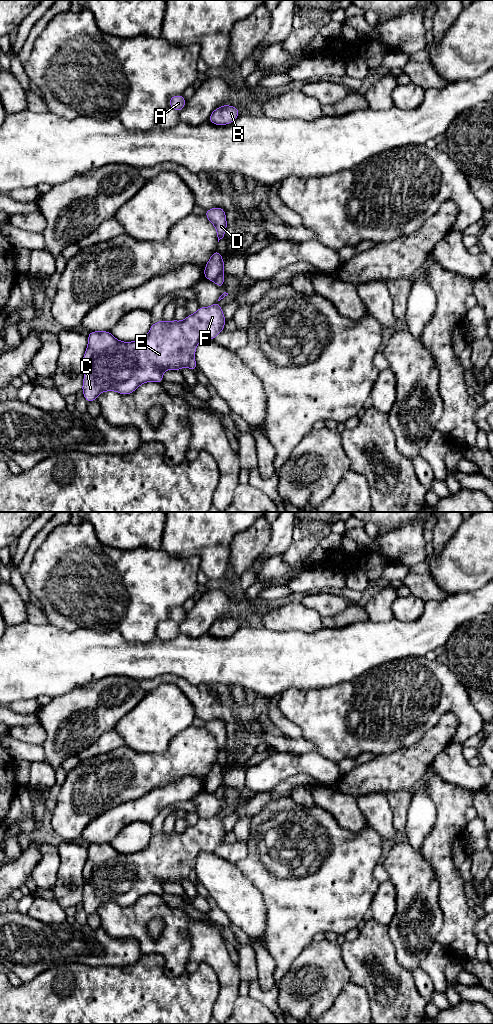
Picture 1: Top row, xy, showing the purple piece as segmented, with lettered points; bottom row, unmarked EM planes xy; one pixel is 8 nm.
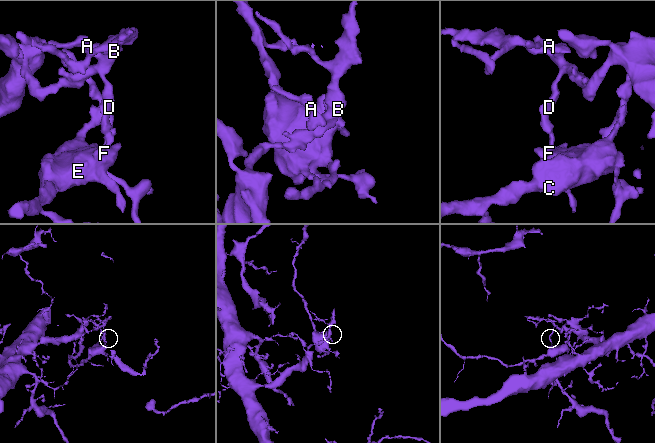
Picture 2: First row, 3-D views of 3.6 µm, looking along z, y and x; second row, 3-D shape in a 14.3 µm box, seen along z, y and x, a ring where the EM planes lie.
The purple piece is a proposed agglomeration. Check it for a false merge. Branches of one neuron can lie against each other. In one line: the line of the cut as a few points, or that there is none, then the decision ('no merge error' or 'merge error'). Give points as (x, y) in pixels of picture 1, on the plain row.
cut xy (222, 785), (214, 793); merge error

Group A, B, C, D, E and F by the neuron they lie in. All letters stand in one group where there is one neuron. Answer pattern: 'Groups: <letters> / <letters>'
Groups: A B D / C E F

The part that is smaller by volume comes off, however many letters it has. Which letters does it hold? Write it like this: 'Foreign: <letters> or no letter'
Foreign: C, E, F

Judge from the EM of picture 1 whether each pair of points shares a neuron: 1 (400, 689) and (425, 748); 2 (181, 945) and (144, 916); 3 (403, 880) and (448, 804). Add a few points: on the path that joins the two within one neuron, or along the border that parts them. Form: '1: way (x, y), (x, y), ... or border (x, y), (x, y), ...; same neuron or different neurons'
1: border (438, 721), (418, 740), (400, 748); different neurons
2: way (176, 932), (176, 926), (162, 912), (157, 912); same neuron
3: border (420, 849), (434, 870); different neurons

